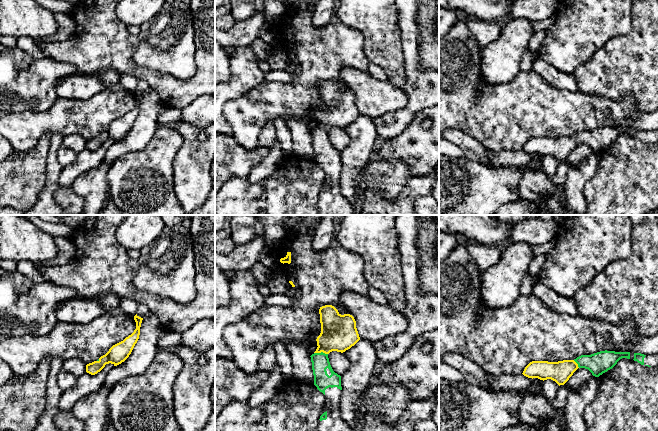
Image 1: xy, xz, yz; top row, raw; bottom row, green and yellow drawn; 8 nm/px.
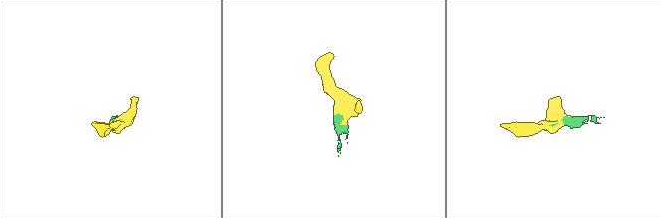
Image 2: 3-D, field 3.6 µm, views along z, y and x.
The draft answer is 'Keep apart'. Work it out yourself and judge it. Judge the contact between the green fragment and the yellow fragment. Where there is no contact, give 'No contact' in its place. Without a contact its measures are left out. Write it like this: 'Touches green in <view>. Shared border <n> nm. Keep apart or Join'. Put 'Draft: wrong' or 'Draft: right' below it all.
Touches green in xz. Shared border 110 nm. Join
Draft: wrong

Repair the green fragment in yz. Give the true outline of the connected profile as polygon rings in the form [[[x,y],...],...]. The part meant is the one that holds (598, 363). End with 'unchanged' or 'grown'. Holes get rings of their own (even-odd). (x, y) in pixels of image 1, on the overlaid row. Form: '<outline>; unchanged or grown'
[[[605,350],[591,355],[581,355],[574,360],[532,361],[525,367],[522,374],[528,378],[538,378],[543,381],[551,379],[560,386],[564,385],[578,368],[588,369],[593,376],[599,377],[612,369],[622,358],[632,359],[648,367],[658,367],[658,354],[644,355]]]; grown

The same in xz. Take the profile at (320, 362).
[[[332,305],[320,307],[321,333],[317,337],[317,349],[310,356],[314,385],[325,395],[329,410],[320,416],[318,431],[353,431],[341,418],[341,376],[330,365],[328,354],[345,352],[359,340],[356,321],[350,314],[341,315]]]; grown

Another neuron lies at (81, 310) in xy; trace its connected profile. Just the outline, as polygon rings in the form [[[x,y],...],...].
[[[78,297],[57,306],[58,321],[71,324],[87,324],[106,312],[99,300]]]

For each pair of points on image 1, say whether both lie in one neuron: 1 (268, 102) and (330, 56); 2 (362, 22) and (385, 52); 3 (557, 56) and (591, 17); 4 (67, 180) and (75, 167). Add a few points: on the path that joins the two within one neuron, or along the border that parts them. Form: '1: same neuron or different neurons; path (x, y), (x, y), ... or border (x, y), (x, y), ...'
1: same neuron; path (283, 99), (287, 99), (315, 71)
2: same neuron; path (369, 29), (382, 42), (382, 45)
3: same neuron; path (567, 46), (581, 27)
4: same neuron; path (67, 177), (73, 170)

